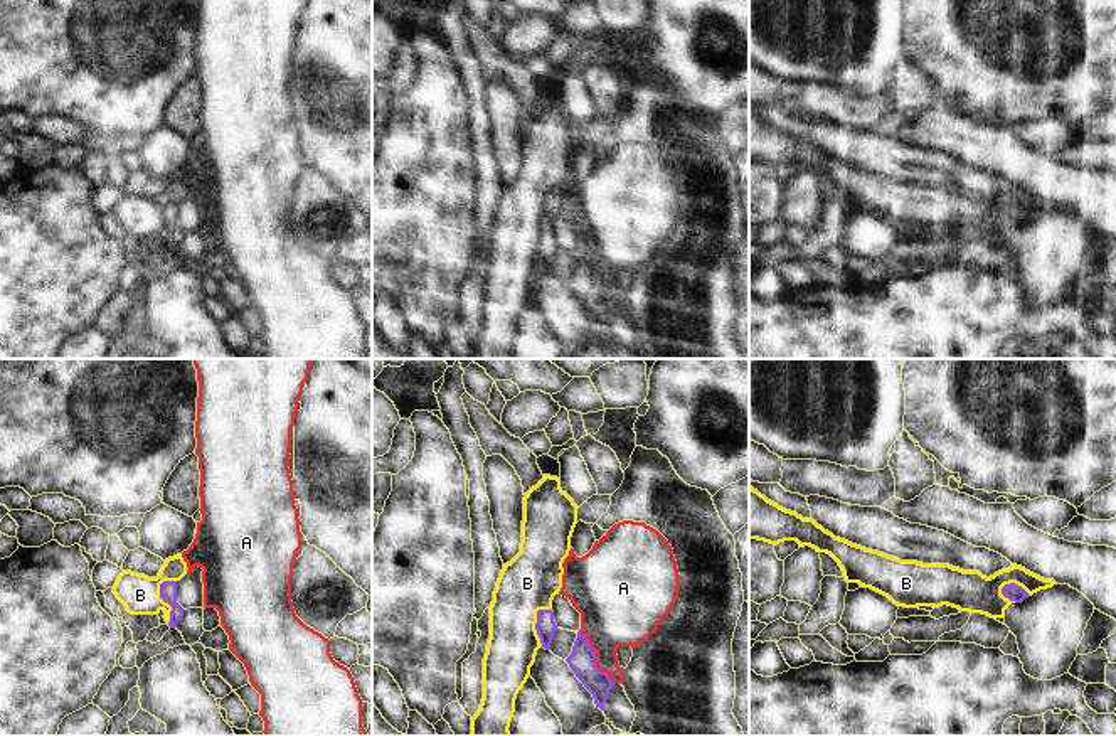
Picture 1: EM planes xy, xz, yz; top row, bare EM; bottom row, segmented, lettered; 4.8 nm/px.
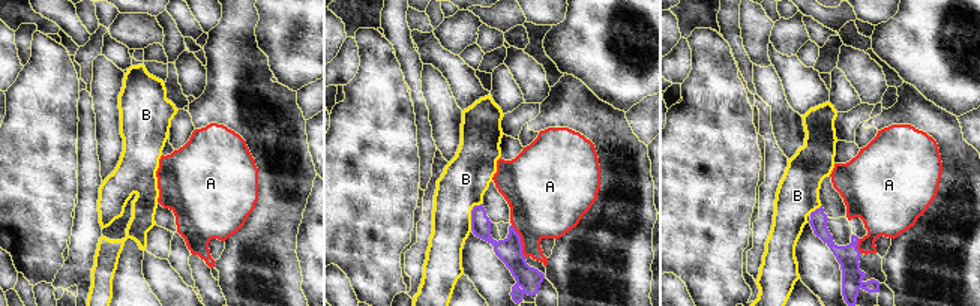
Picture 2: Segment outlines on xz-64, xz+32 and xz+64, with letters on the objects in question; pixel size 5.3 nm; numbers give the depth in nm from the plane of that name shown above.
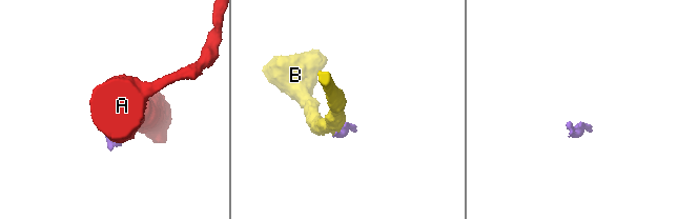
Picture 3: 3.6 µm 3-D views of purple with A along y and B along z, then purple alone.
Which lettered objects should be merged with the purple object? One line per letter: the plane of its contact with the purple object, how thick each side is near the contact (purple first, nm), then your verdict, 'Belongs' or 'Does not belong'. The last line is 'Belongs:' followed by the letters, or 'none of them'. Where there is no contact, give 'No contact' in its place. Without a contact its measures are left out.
A: Touches purple in xz. Thickness 130 nm (purple) against 360 nm. Does not belong
B: Touches purple in xy. Thickness 80 nm (purple) against 190 nm. Does not belong
Belongs: none of them

